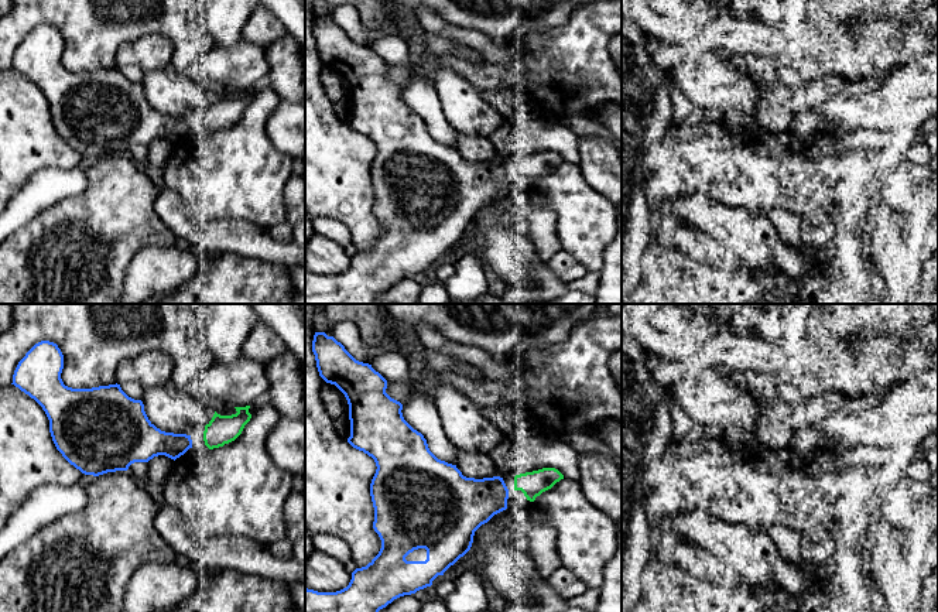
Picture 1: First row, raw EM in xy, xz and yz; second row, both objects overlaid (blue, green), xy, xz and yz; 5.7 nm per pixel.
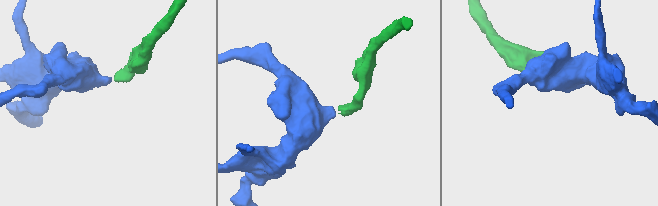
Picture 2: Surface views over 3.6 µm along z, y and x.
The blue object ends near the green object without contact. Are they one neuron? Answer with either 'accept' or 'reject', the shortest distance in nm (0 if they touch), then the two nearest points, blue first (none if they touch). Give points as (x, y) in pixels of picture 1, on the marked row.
accept | 40 nm | xz (507, 489), (514, 489)

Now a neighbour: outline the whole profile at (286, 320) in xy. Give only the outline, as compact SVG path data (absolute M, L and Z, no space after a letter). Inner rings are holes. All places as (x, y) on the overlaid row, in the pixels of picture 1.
M250 304L259 321L273 329L305 365L305 318L302 304Z

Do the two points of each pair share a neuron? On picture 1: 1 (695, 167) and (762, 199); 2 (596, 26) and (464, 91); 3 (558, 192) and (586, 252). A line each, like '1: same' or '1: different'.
1: same
2: different
3: same

